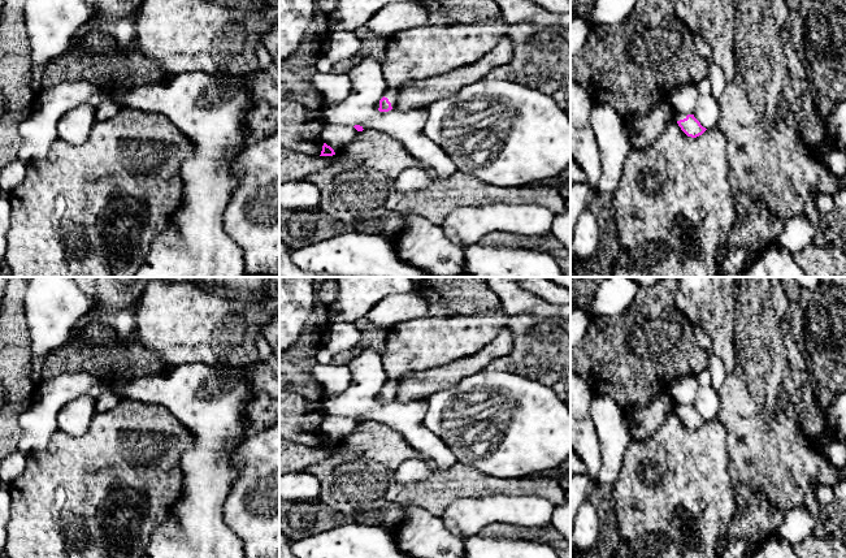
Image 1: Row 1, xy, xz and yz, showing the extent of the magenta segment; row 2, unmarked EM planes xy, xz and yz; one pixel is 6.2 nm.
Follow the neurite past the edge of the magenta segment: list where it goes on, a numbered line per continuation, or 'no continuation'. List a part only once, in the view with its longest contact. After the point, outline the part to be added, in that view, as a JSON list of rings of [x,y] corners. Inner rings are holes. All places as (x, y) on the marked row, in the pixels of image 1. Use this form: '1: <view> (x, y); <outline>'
1: xz (416, 53); [[[503,18],[480,23],[454,23],[448,26],[417,26],[396,33],[386,44],[386,57],[381,64],[387,88],[385,98],[396,105],[400,88],[407,83],[450,73],[455,68],[468,66],[491,52],[508,36],[509,23]]]

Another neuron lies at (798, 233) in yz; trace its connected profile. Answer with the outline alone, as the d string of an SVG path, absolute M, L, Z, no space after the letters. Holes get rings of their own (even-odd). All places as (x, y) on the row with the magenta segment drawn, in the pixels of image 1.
M804 213L791 217L785 225L777 243L793 254L803 251L814 243L815 230Z

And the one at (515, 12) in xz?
M494 0L509 25L532 22L539 29L561 26L570 29L570 13L552 14L529 0Z

